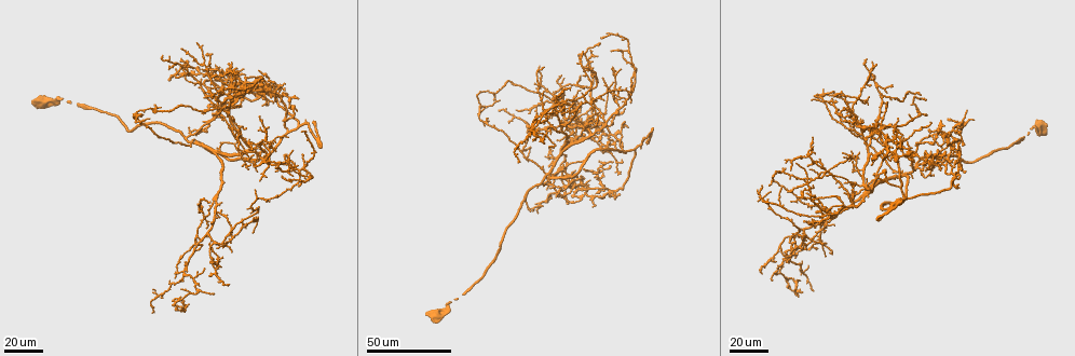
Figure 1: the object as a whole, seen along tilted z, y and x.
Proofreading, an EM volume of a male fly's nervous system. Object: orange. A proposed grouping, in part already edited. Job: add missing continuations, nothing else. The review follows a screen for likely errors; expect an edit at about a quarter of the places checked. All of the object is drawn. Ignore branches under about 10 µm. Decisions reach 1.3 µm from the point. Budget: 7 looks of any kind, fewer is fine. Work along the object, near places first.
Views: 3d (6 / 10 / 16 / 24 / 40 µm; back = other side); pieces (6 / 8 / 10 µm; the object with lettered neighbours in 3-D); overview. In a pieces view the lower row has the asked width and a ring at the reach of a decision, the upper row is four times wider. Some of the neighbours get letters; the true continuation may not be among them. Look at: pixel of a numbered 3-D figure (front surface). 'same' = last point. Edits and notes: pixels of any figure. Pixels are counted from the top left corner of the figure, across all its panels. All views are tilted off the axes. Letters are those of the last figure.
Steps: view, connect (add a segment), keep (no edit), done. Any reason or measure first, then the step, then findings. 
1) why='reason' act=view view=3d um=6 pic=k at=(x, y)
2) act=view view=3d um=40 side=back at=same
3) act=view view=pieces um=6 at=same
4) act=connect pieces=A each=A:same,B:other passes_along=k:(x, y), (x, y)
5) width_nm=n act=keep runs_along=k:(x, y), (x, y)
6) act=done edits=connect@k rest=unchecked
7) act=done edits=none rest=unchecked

why='thin end' act=view view=3d um=40 pic=1 at=(597, 173)

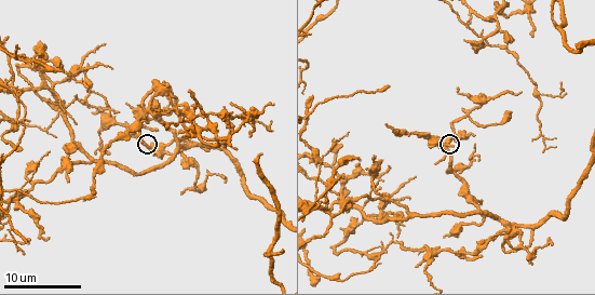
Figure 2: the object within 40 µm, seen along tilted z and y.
why='see the neighbours' act=view view=pieces um=10 pic=2 at=(148, 146)

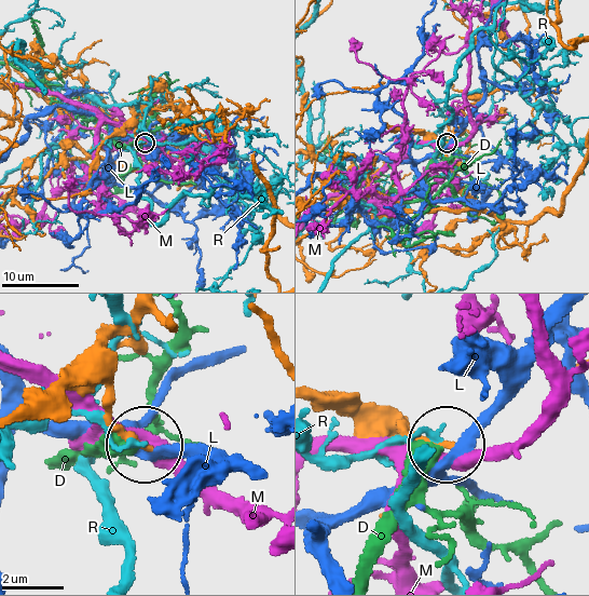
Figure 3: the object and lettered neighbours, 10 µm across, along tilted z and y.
act=keep each=D:other,L:other,M:other,R:other found='none of them fits'

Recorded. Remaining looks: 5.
why='branch stops here' act=view view=3d um=24 pic=1 at=(902, 136)

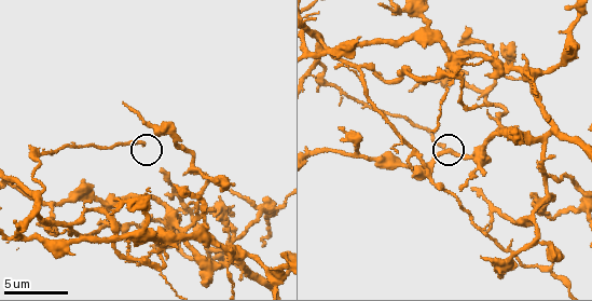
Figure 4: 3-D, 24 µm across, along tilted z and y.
why='see the neighbours' act=view view=pieces um=8 pic=4 at=(142, 143)

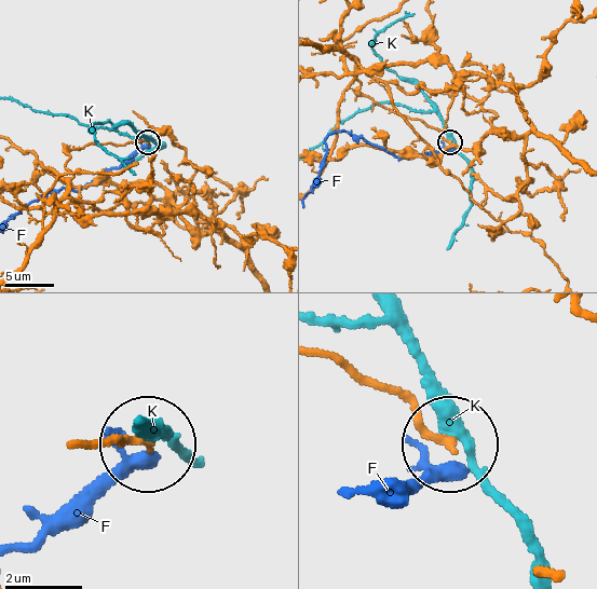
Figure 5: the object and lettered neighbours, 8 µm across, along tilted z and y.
width_nm=200 act=keep each=F:other,K:other found='none of them fits'

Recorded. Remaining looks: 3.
why='an open end' act=view view=3d um=24 pic=1 at=(641, 148)

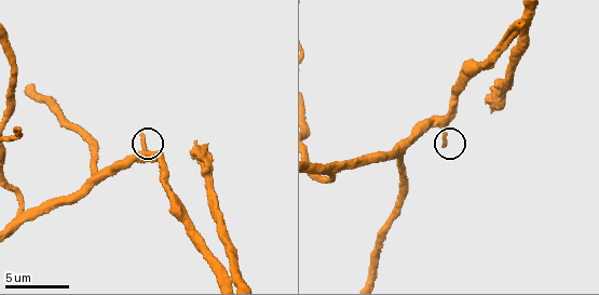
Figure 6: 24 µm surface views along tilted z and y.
act=view view=pieces um=10 pic=6 at=(443, 146)

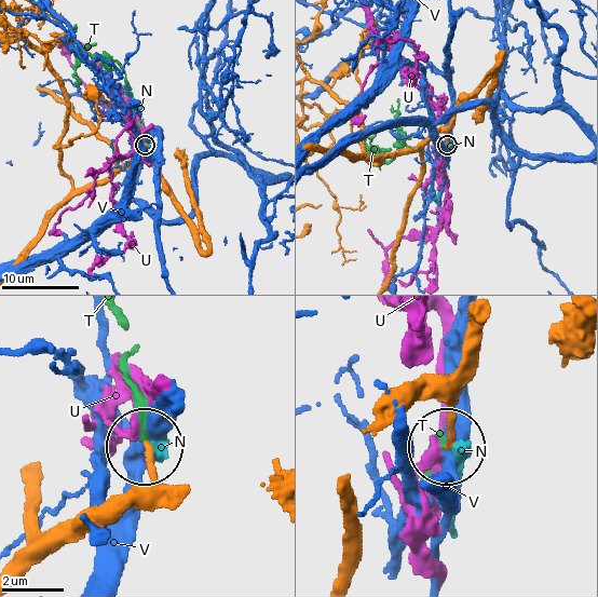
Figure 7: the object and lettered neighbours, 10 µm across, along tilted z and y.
act=connect pieces=T each=N:other,T:same,U:other,V:other passes_along=7:(427, 397), (446, 418), (427, 474) found='the cell continues'

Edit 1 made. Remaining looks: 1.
act=done edits=connect@7 rest=unchecked

